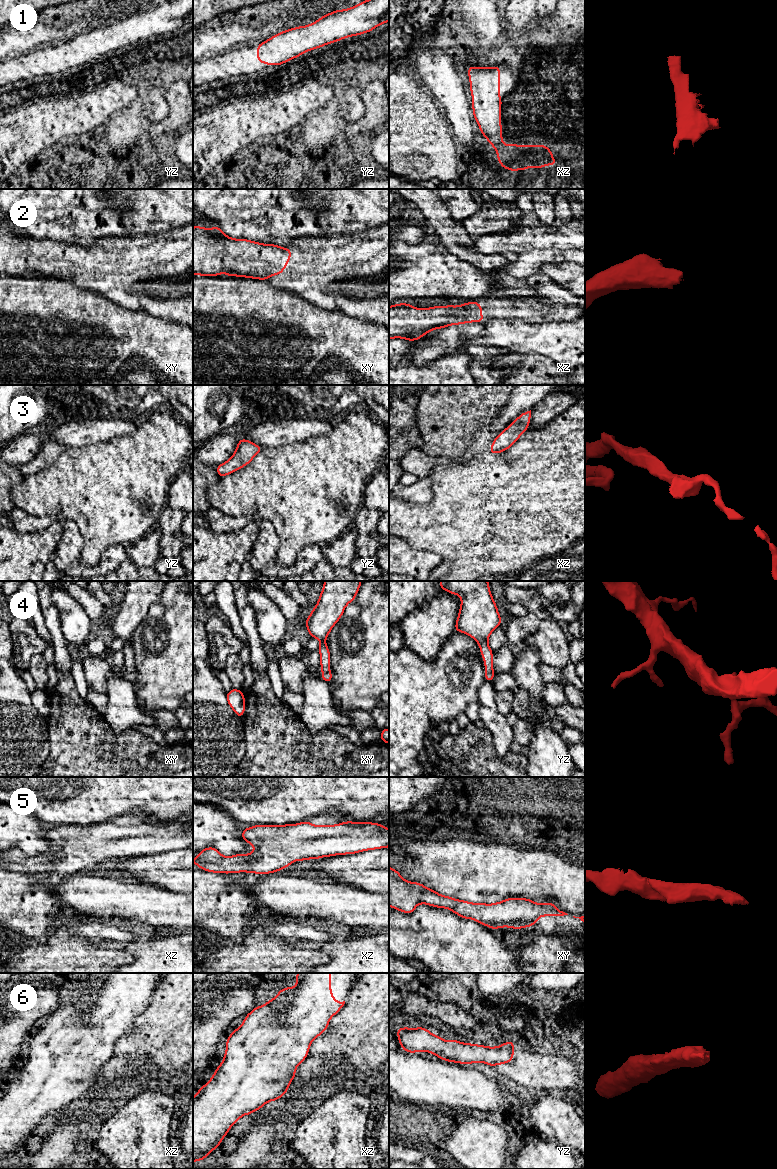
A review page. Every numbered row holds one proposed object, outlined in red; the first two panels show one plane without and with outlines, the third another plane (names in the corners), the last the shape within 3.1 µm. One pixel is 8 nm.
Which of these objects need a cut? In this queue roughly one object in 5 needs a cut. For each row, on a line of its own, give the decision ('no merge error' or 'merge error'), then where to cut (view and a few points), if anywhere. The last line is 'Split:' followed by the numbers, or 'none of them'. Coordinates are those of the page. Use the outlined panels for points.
1: no merge error; no cut
2: no merge error; no cut
3: no merge error; no cut
4: no merge error; no cut
5: no merge error; no cut
6: no merge error; no cut
Split: none of them

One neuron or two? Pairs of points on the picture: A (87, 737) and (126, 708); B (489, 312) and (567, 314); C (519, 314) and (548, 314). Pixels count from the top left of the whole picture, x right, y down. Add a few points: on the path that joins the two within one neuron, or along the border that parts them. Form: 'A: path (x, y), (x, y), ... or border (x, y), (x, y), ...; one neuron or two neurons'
A: border (102, 715), (114, 732), (120, 733), (129, 730); two neurons
B: path (508, 311), (548, 311); one neuron
C: path (526, 314), (541, 314); one neuron

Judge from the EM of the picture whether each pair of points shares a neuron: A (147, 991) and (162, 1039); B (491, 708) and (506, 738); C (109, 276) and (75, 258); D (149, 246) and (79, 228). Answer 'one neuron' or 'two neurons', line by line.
A: two neurons
B: one neuron
C: one neuron
D: two neurons

